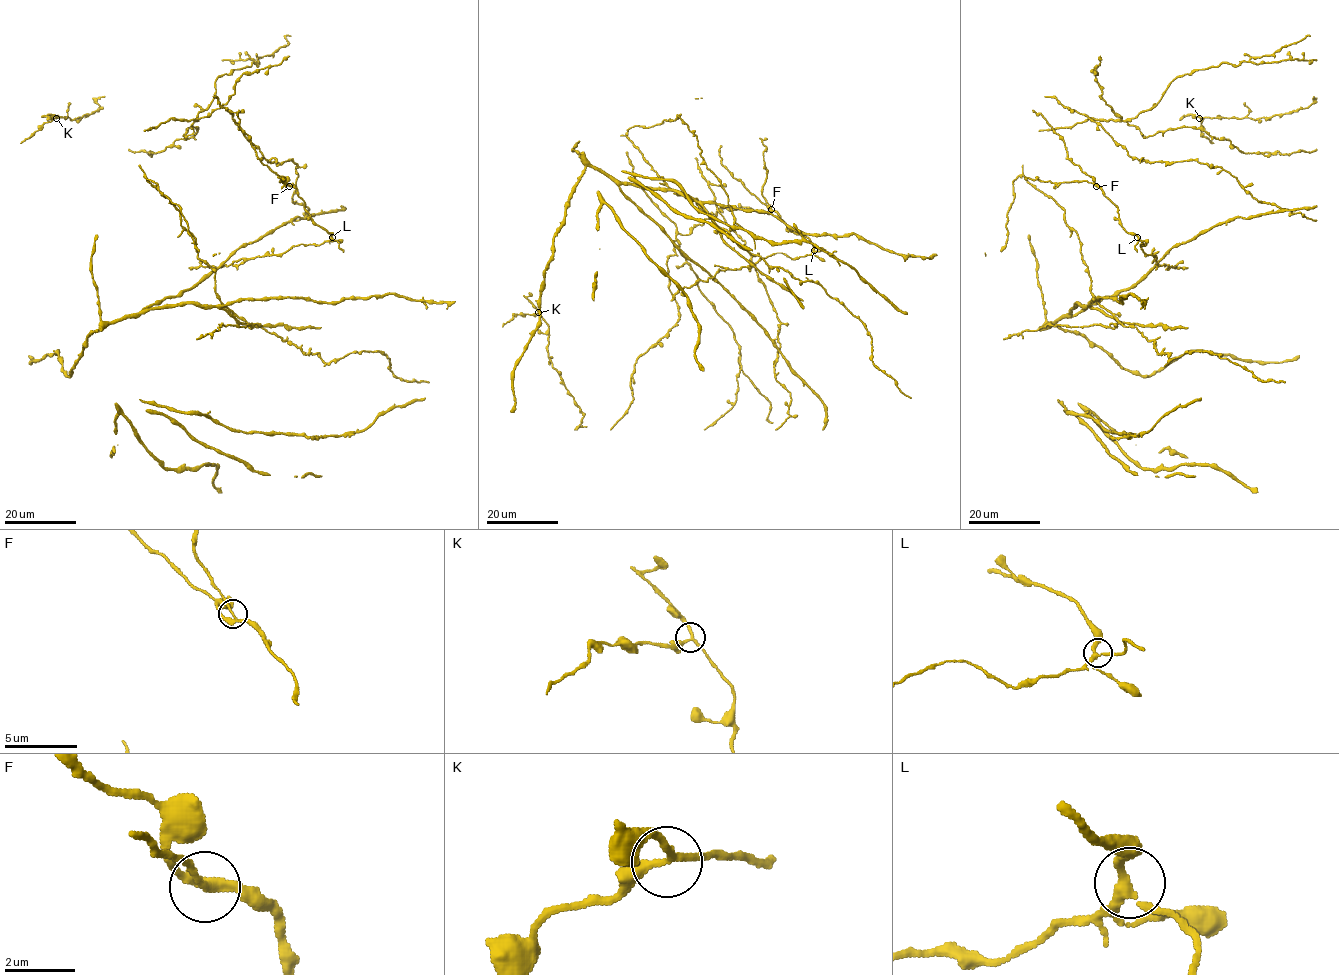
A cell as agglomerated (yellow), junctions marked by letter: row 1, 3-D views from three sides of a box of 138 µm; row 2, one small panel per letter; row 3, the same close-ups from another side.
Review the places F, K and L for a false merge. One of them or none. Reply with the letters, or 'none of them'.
F

